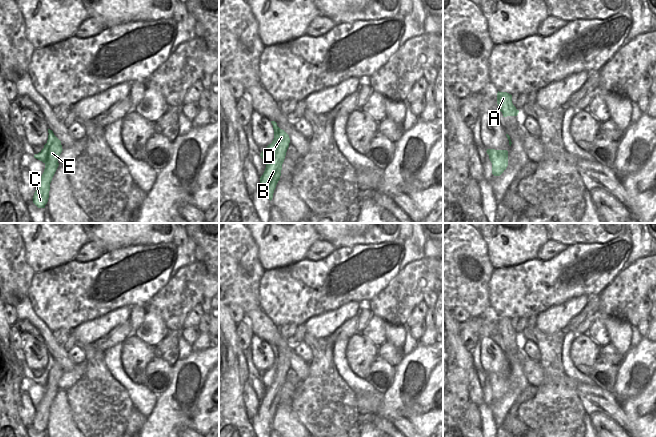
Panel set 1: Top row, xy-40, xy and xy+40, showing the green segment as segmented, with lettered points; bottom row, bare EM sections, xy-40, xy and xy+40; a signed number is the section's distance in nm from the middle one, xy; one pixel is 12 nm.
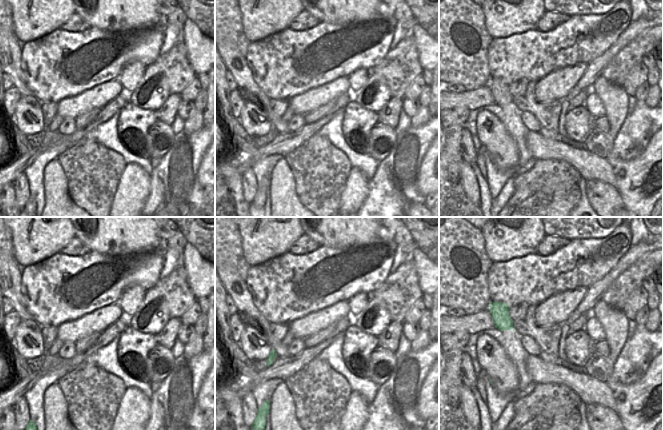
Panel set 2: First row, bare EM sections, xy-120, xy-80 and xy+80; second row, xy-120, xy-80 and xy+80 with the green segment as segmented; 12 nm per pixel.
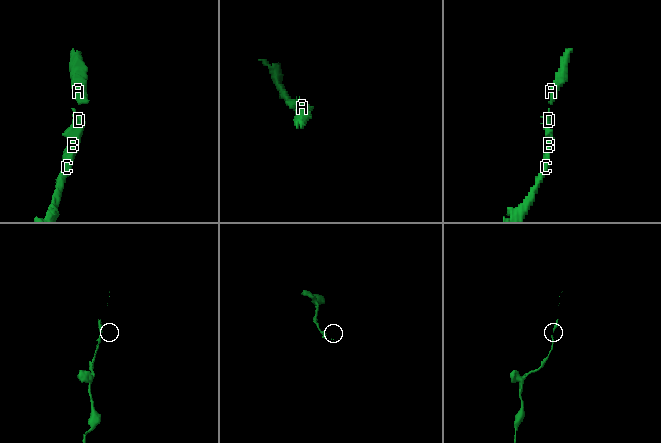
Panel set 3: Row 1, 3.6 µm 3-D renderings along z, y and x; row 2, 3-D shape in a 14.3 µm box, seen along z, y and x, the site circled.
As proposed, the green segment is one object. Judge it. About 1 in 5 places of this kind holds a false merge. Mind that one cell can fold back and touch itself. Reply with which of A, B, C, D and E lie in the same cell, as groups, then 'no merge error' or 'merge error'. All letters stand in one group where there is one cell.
A B C D E; no merge error

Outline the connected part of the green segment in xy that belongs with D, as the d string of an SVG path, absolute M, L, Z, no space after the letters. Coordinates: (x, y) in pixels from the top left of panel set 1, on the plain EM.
M271 345L271 347L274 353L274 363L260 378L266 392L258 409L260 421L268 422L270 425L280 404L282 388L290 367L289 359L280 353L275 345Z

